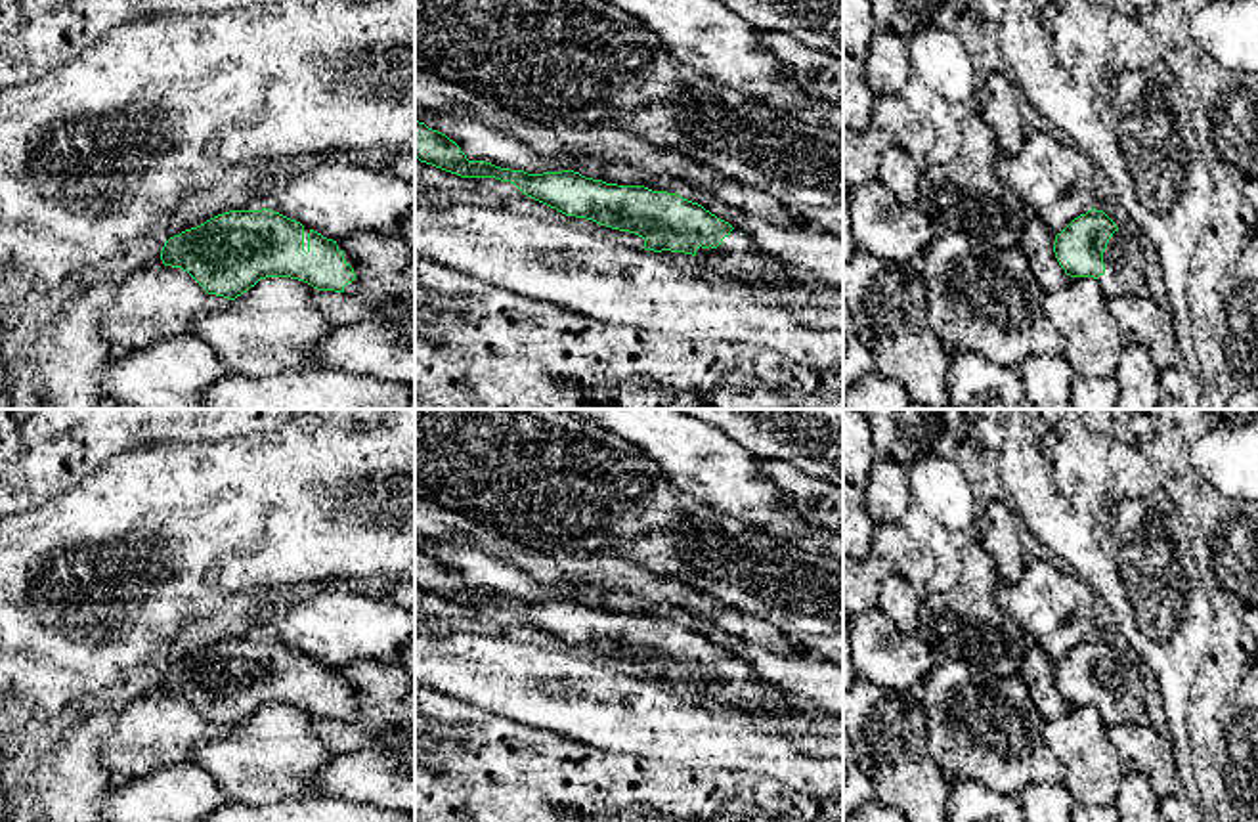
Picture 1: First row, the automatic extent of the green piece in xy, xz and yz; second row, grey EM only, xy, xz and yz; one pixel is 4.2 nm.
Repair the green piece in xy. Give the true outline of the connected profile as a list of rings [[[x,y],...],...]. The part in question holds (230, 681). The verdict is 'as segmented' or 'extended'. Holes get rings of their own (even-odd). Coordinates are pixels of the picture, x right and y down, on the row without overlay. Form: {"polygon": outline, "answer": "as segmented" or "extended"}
{"polygon": [[[270,637],[229,638],[185,658],[164,671],[161,688],[164,694],[187,700],[208,723],[229,728],[266,705],[291,705],[317,719],[335,721],[352,721],[356,707],[352,686],[336,669]]], "answer": "extended"}

